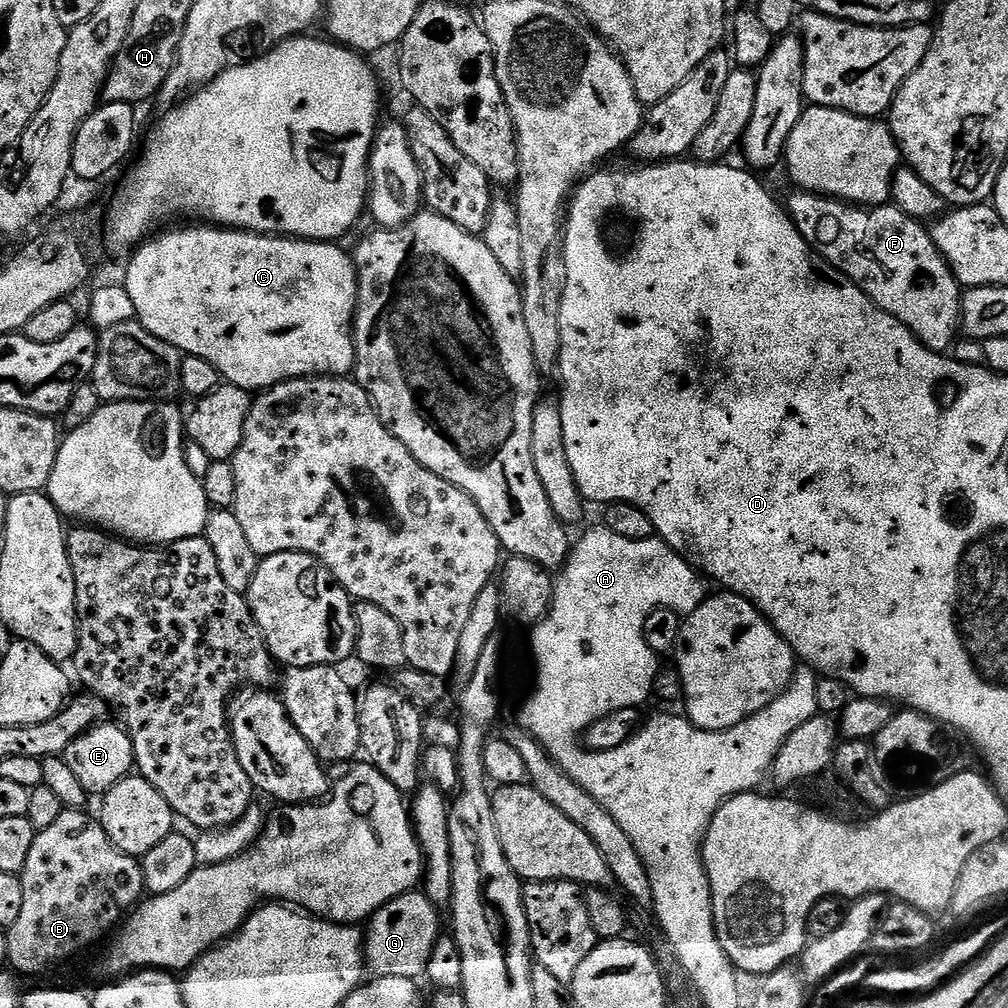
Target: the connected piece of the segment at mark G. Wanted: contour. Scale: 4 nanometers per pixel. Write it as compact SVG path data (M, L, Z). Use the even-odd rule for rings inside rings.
M420 890L402 894L382 906L366 924L364 962L367 971L376 978L389 976L416 980L423 977L428 970L434 942L442 935L439 915L441 916L441 913L436 905Z

